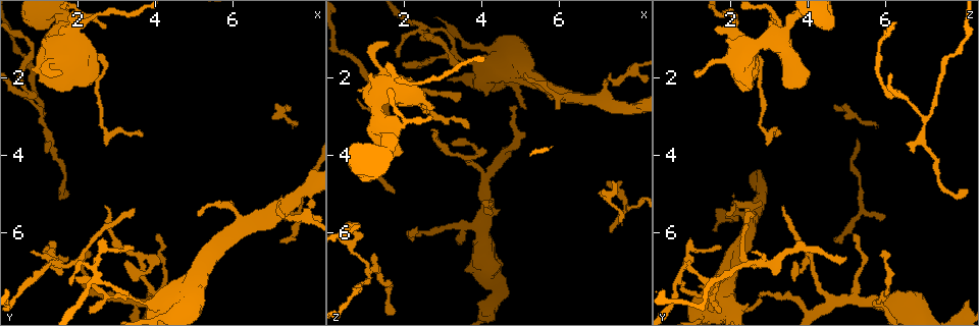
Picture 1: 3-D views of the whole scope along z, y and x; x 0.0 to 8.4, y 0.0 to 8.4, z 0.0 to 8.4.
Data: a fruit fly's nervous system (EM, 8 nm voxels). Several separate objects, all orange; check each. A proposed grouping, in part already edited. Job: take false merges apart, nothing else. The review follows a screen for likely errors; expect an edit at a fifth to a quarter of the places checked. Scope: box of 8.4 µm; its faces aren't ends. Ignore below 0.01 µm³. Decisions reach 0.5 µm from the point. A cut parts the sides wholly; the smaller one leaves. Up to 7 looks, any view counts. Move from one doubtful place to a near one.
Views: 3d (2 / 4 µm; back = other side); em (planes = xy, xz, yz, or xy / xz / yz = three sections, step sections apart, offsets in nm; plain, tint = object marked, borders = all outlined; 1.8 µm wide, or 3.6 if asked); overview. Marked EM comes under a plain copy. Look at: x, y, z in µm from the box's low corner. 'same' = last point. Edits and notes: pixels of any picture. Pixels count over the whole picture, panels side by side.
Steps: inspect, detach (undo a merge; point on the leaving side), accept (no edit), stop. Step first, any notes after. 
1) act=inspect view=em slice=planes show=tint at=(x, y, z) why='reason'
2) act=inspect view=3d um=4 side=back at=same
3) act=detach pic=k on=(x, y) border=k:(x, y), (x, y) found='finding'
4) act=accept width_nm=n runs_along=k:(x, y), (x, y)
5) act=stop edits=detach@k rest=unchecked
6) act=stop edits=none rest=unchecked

act=inspect view=3d um=2 side=back at=(1.10, 3.10, 7.05) why='two arms in line, one across'

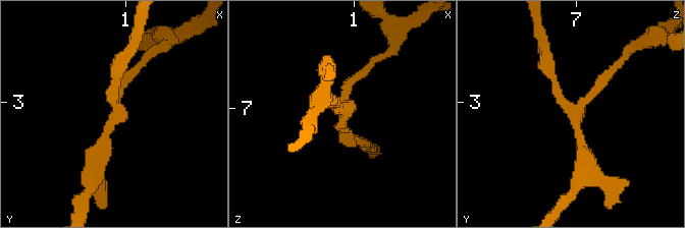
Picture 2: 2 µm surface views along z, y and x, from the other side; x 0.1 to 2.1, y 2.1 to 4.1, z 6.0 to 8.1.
act=inspect view=em slice=yz step=4 show=tint at=(1.06, 3.10, 6.98) arms=3

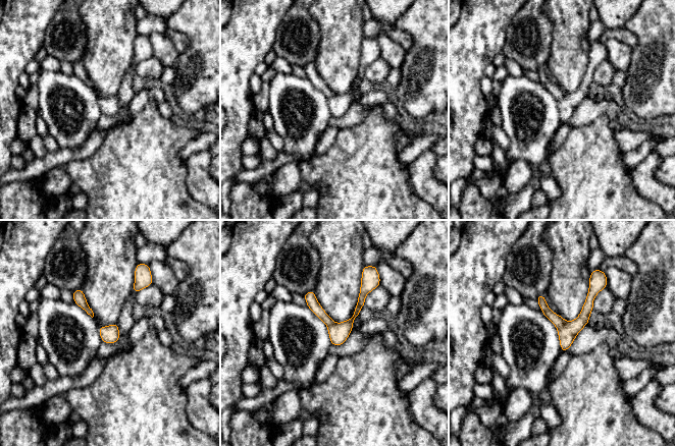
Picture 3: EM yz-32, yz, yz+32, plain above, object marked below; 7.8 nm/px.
act=inspect view=em slice=planes show=borders at=same why='cut it another way'

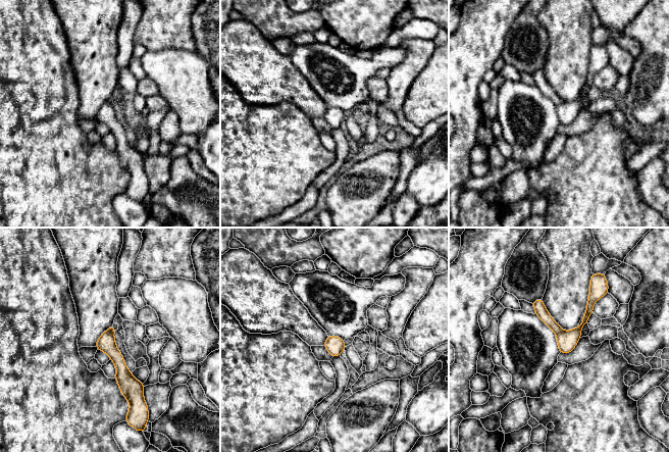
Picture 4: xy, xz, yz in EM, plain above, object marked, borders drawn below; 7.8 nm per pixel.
act=detach pic=4 on=(539, 308) part_leaving=4:(538, 301), (541, 311), (558, 330) found='a second cell is stuck on'

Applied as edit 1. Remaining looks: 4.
act=inspect view=overview why='redraw'

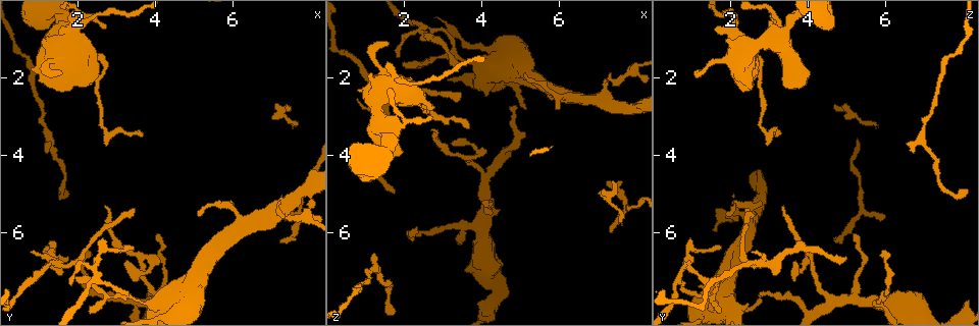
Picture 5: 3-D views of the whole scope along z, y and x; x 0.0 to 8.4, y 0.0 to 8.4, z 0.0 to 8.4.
act=inspect view=3d um=2 at=(1.45, 1.05, 3.20) why='sudden change in width'

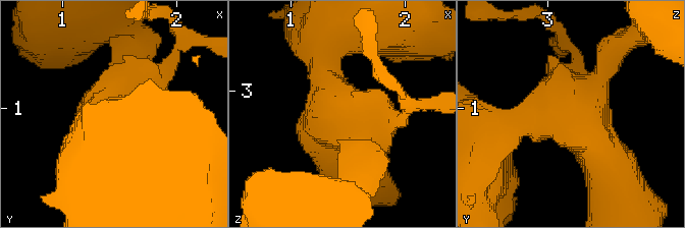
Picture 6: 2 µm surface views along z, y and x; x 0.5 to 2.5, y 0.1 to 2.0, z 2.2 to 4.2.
act=inspect view=em slice=planes show=tint at=(1.40, 1.04, 3.12) arms=4

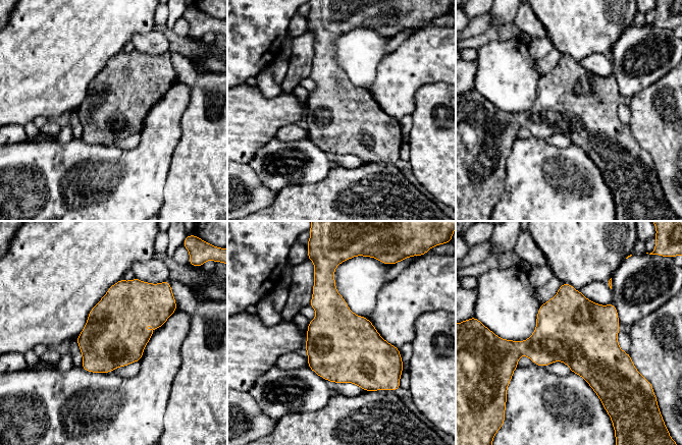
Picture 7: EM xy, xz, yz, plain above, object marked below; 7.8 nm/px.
act=accept width_nm=500 found='all the same cell'

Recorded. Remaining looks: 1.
act=inspect view=em slice=planes show=tint at=(4.20, 7.20, 5.20)

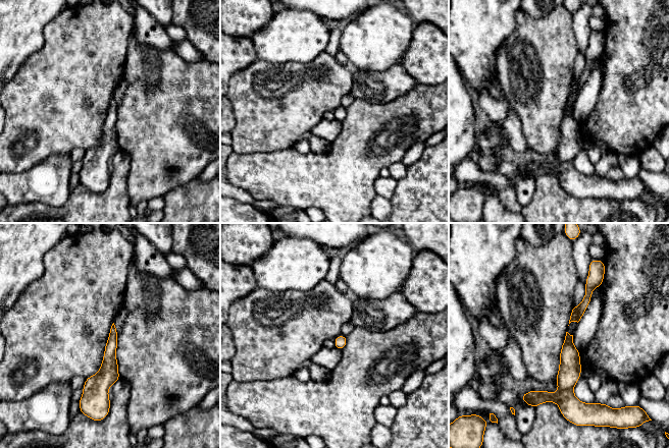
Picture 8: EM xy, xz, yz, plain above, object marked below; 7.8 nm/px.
act=accept runs_along=8:(113, 330), (109, 370), (85, 394) found='continuous, no second cell'

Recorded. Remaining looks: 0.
act=stop edits=detach@4 rest=unchecked

